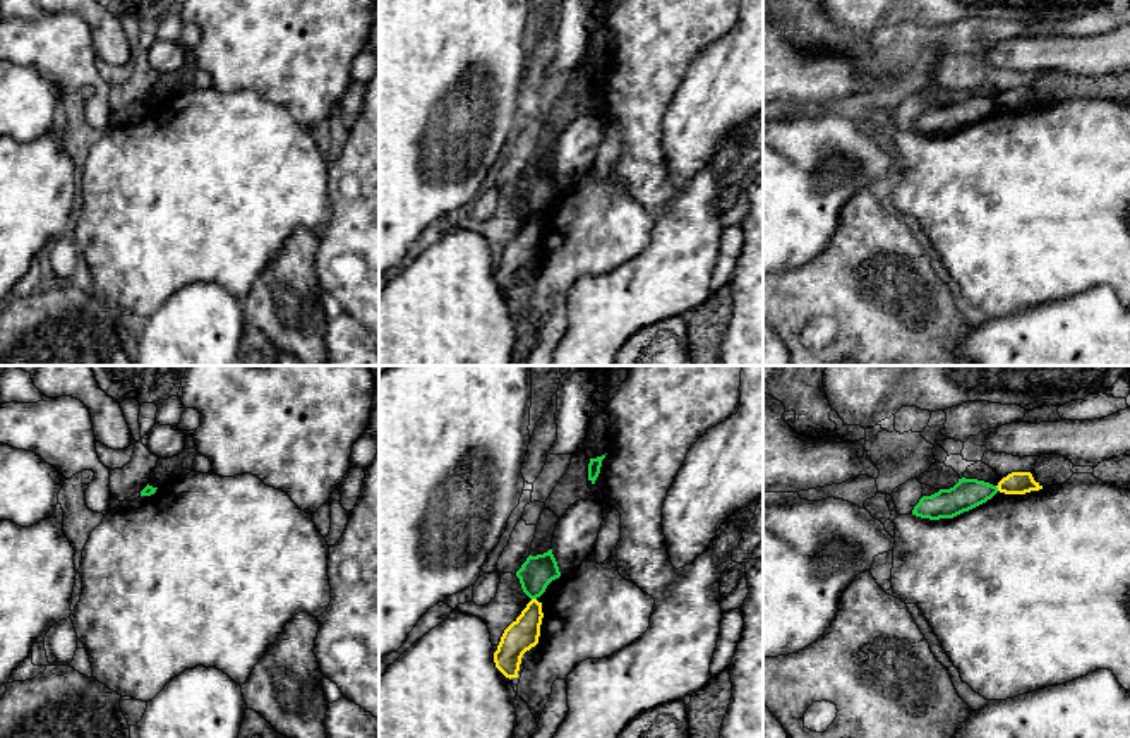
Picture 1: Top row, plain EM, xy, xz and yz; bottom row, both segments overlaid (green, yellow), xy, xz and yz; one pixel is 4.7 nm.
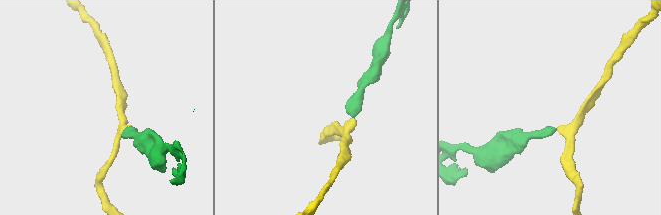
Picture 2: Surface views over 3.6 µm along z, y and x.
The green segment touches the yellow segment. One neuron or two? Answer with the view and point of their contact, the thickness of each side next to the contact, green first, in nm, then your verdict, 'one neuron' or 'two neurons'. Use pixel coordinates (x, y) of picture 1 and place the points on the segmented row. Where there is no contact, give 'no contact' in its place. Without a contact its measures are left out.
xz (534, 598) | 160/150 nm | two neurons

